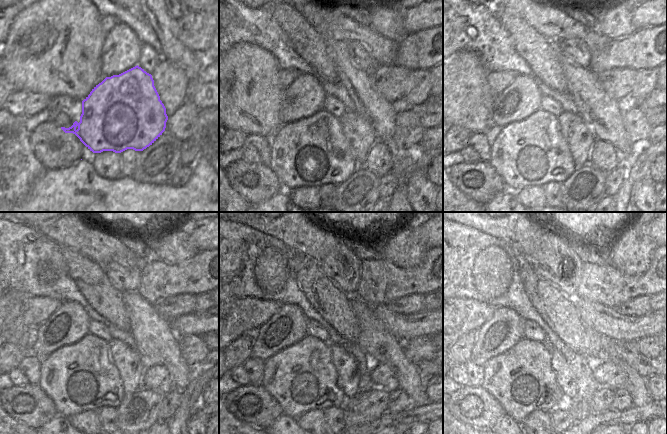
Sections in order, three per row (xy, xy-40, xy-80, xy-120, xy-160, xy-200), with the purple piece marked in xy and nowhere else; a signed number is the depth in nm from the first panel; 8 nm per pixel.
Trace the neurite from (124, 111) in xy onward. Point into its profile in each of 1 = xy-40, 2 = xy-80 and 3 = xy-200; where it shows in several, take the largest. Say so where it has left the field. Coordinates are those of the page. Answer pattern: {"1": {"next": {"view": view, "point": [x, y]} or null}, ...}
{"1": {"next": {"view": "xy-40", "point": [314, 151]}}, "2": {"next": {"view": "xy-80", "point": [531, 153]}}, "3": {"next": {"view": "xy-200", "point": [522, 380]}}}

